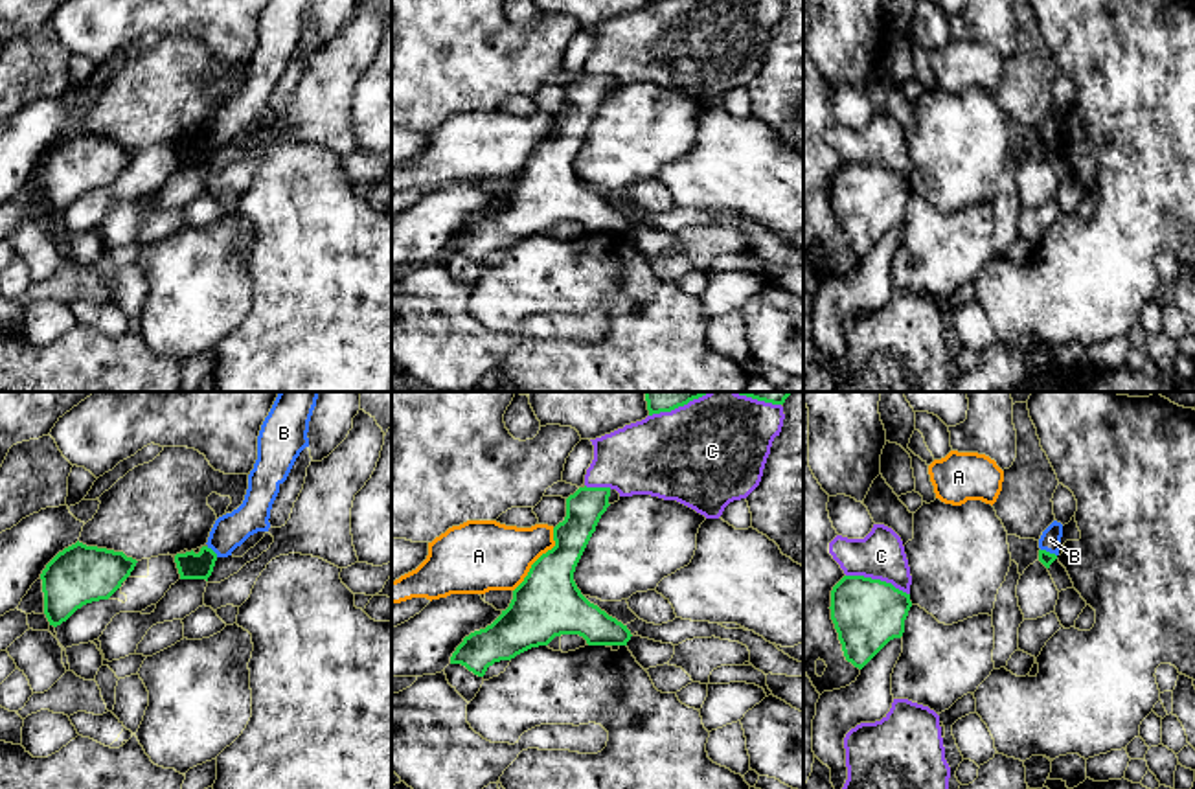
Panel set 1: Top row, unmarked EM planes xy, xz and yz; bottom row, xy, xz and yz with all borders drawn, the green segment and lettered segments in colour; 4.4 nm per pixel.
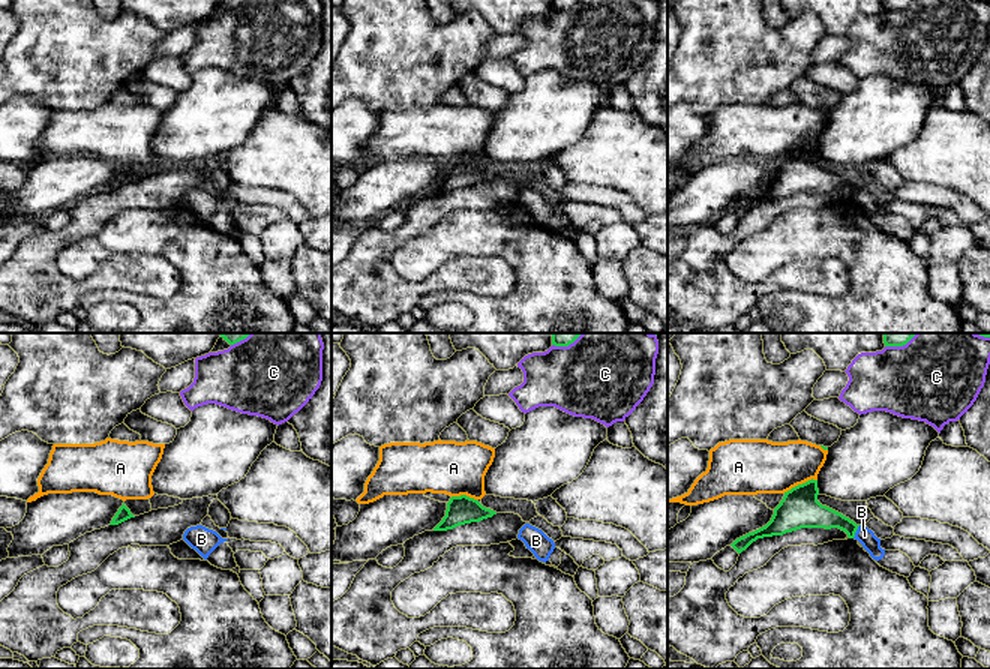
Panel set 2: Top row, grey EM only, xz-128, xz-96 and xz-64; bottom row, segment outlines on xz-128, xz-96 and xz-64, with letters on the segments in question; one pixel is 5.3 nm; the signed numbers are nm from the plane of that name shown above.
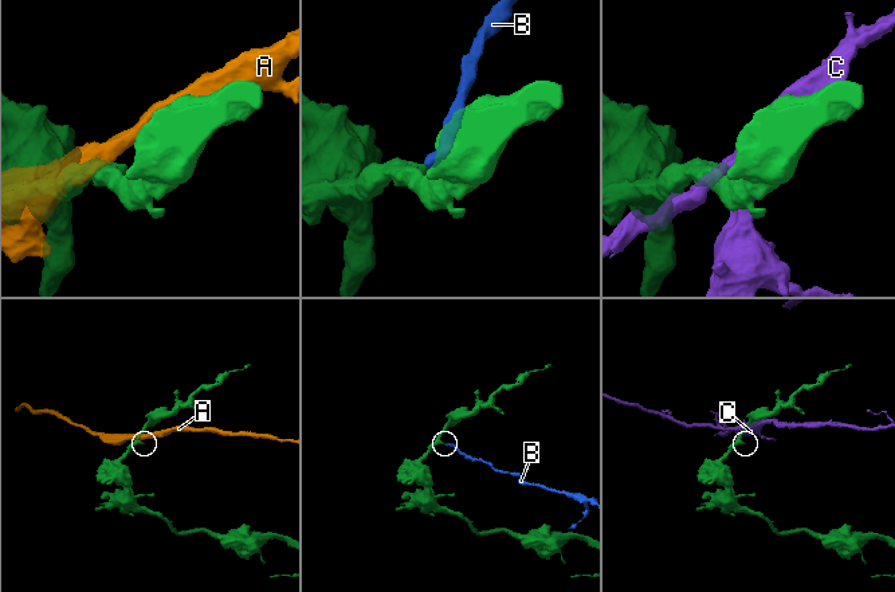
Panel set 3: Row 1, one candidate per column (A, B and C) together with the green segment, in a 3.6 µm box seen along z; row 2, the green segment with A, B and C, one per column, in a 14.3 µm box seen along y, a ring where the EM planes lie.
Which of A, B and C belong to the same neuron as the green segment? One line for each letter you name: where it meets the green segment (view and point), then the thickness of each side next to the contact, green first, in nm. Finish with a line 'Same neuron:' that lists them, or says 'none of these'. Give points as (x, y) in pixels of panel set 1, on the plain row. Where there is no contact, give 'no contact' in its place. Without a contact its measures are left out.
Same neuron: none of these

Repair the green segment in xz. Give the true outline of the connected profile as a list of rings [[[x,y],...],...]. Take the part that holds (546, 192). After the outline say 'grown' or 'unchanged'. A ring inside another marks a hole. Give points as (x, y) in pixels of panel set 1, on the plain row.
[[[585,74],[566,86],[566,105],[553,116],[555,134],[531,153],[524,169],[513,178],[509,195],[491,213],[463,226],[452,241],[450,252],[461,252],[484,265],[495,250],[511,248],[531,235],[548,234],[561,223],[579,223],[588,234],[627,234],[632,224],[627,213],[590,191],[574,169],[575,154],[601,103],[610,94],[609,85],[610,75]]] | unchanged

